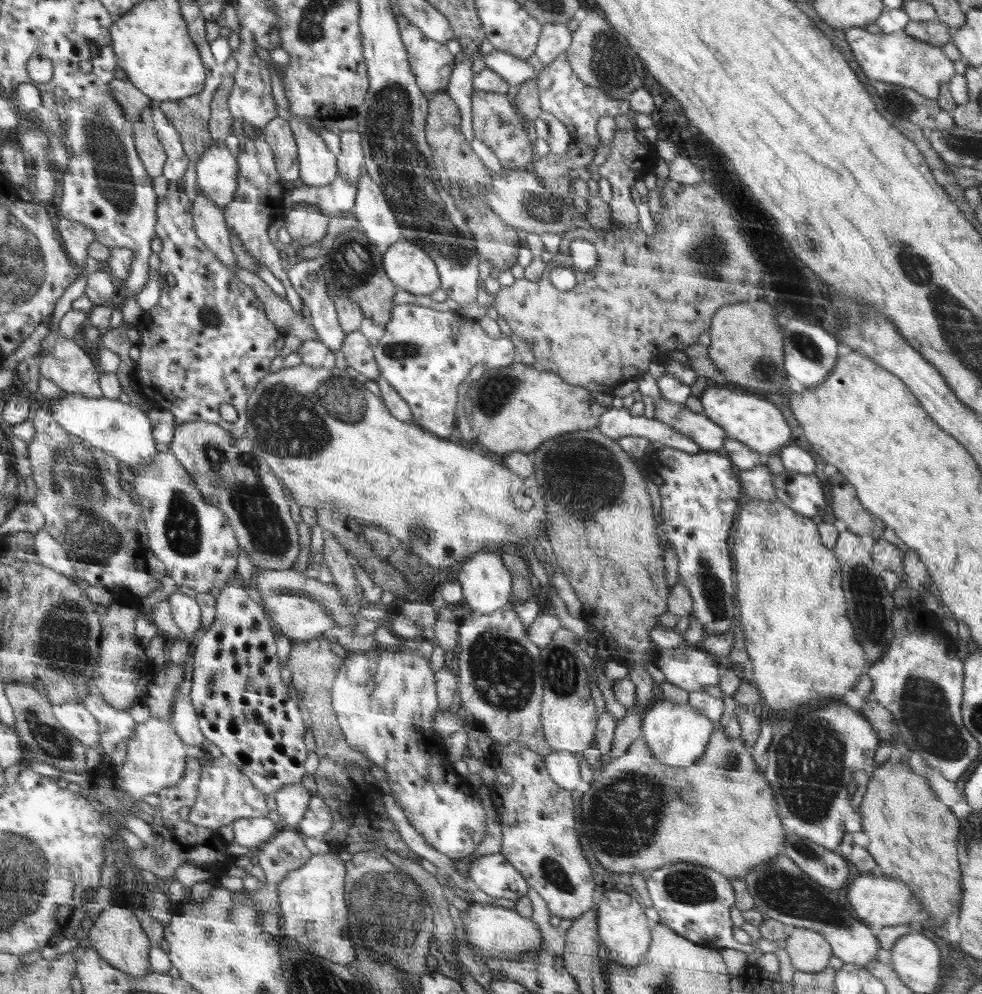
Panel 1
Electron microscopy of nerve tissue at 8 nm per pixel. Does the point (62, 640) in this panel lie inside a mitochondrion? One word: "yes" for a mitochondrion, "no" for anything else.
yes

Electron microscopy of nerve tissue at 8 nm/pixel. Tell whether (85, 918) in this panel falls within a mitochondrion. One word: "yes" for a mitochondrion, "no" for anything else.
no

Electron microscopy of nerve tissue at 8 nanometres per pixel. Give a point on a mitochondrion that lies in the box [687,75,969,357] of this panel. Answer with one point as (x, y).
(901, 103)

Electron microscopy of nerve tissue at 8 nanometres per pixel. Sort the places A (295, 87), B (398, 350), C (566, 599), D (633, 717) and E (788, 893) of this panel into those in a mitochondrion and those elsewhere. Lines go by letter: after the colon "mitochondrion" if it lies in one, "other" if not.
A: other
B: mitochondrion
C: other
D: other
E: mitochondrion

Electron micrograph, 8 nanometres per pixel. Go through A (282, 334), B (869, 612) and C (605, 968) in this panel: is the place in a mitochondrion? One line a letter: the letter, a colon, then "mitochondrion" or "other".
A: other
B: mitochondrion
C: other

